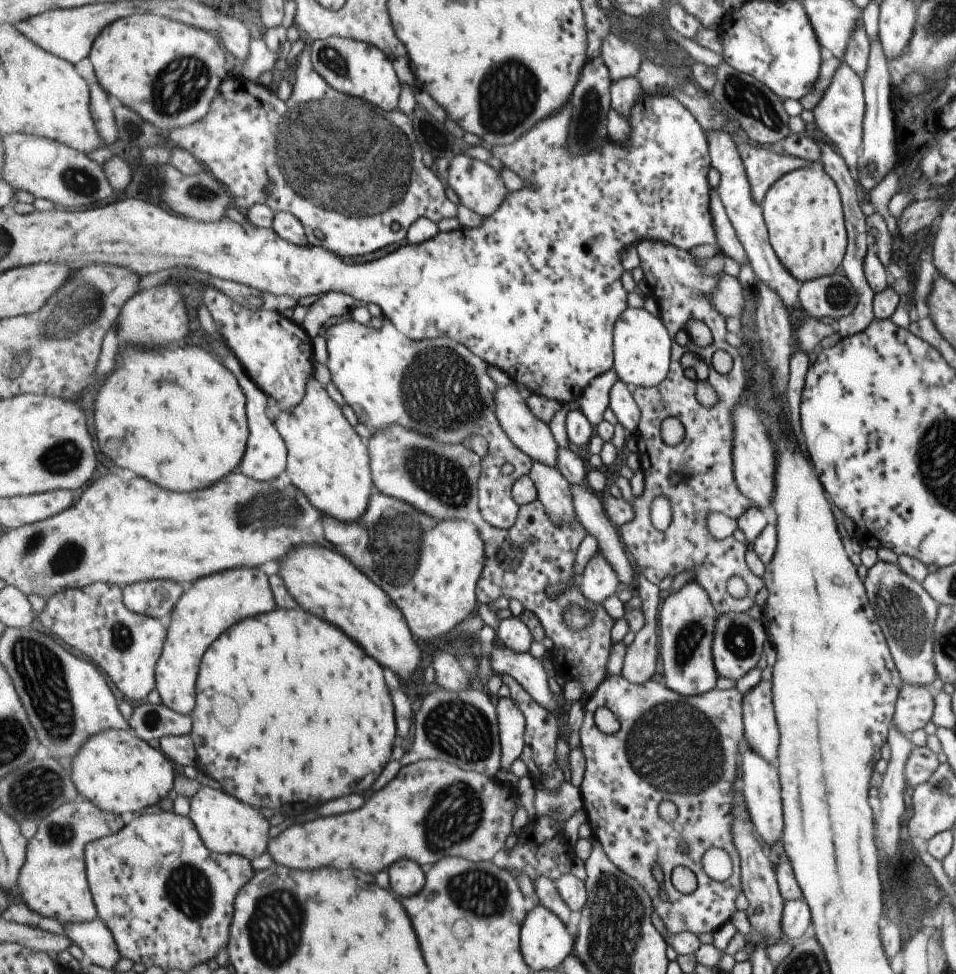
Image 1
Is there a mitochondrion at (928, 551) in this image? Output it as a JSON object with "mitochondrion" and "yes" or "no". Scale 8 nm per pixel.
{"mitochondrion":"no"}

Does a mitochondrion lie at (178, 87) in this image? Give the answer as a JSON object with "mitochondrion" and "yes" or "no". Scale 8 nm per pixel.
{"mitochondrion":"yes"}

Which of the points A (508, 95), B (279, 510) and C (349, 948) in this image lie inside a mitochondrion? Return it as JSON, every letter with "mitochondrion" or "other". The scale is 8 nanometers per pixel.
{"A":"mitochondrion","B":"mitochondrion","C":"other"}

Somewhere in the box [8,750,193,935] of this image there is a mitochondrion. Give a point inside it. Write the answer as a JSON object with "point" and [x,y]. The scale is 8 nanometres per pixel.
{"point":[60,834]}

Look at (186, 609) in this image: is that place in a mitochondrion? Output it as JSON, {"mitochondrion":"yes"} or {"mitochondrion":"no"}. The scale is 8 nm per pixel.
{"mitochondrion":"no"}

